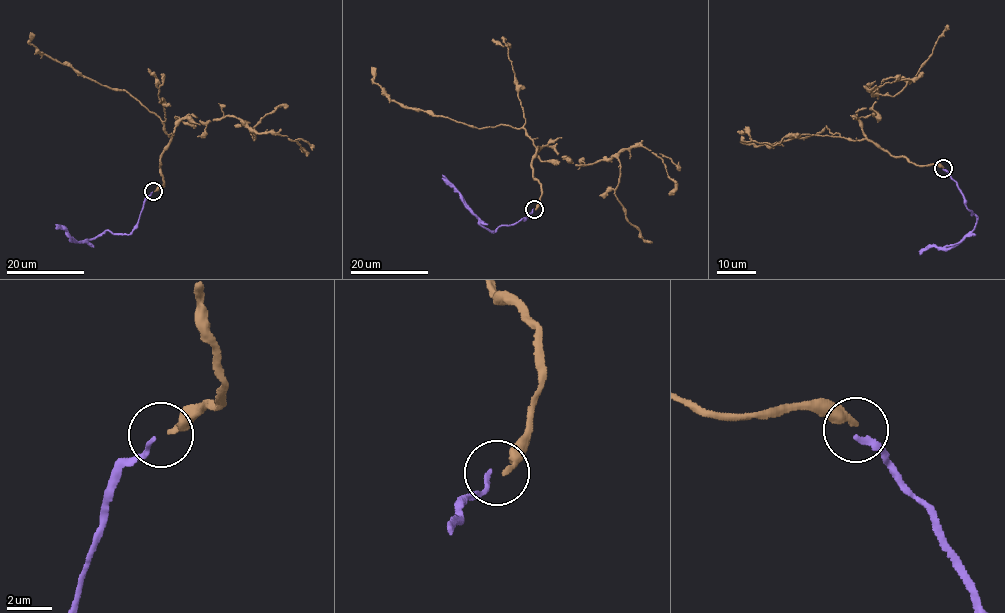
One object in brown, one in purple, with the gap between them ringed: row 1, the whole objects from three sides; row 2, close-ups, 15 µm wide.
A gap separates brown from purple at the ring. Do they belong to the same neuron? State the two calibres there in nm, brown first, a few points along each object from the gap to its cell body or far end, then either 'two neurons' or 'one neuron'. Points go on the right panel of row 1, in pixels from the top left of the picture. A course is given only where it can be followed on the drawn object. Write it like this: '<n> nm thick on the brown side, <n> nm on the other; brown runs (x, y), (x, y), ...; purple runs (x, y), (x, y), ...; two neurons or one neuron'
240 nm thick on the brown side, 220 nm on the other; brown runs (943, 168), (916, 165), (882, 150), (864, 132), (857, 116), (877, 99), (875, 87), (894, 96), (949, 25); purple runs (943, 168), (976, 218), (975, 226), (957, 243), (919, 254); one neuron

